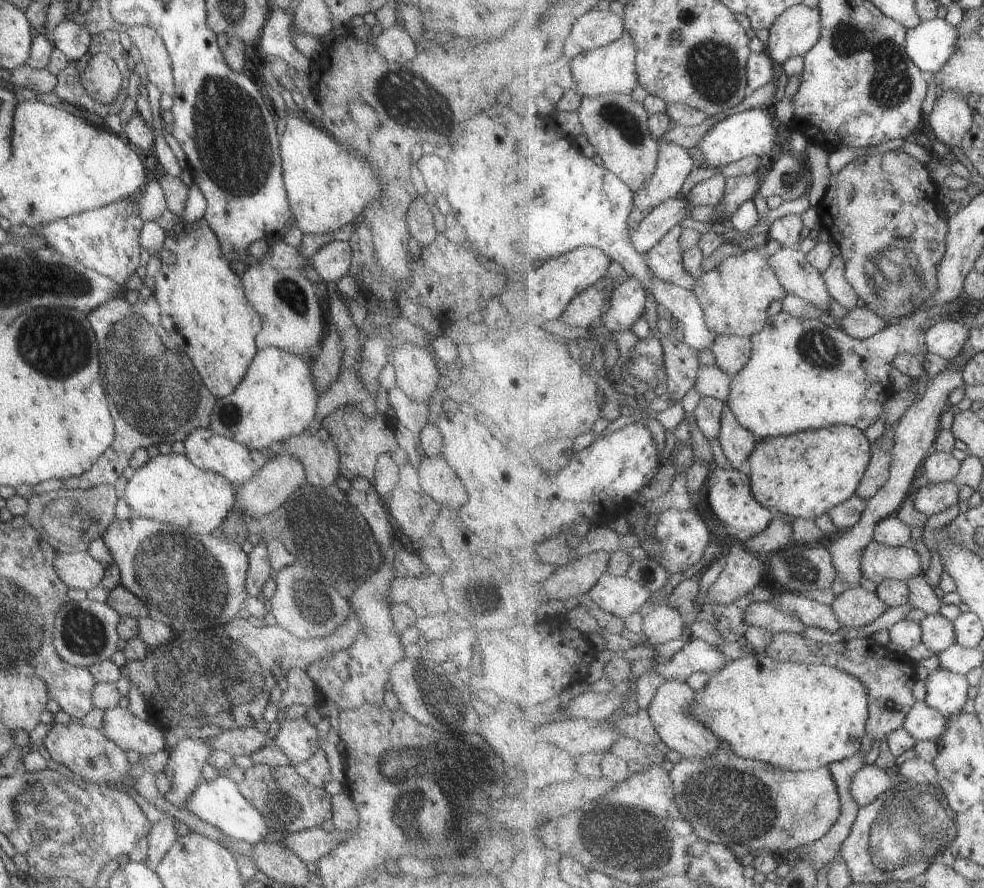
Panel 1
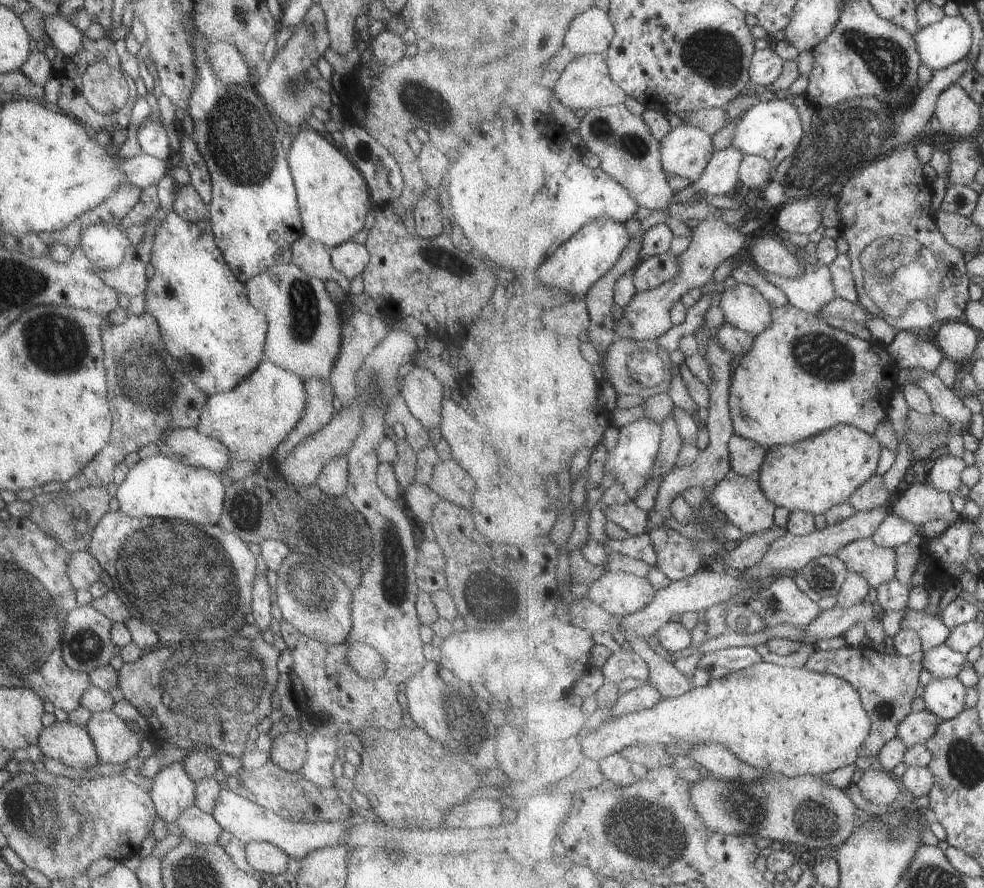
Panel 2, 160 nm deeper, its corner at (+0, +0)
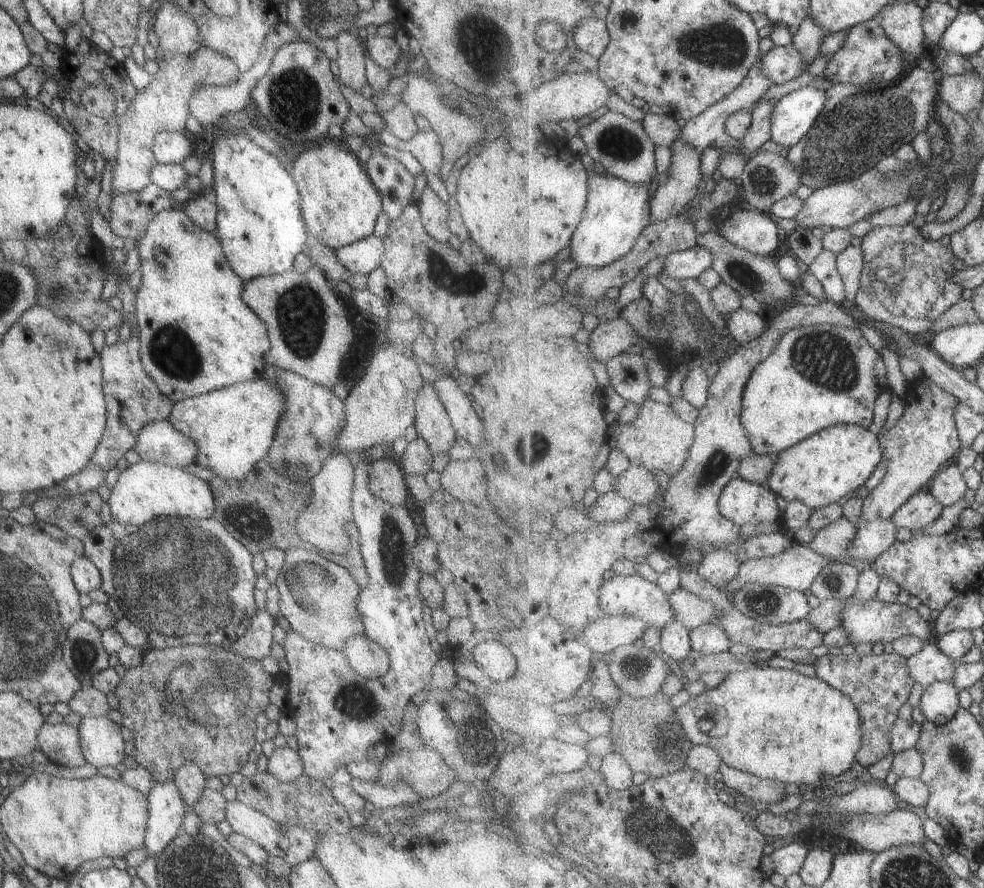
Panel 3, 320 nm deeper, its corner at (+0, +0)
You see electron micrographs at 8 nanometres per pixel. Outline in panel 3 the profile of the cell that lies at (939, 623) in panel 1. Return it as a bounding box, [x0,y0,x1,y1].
[841,598,931,645]

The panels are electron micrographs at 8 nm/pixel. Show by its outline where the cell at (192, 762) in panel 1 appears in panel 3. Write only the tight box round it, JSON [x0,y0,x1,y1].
[143,780,187,857]

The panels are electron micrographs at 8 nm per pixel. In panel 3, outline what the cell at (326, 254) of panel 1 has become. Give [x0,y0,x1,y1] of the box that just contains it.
[334,235,383,276]

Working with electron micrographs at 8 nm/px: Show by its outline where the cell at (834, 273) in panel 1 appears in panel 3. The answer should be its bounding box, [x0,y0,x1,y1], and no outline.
[837,245,866,302]

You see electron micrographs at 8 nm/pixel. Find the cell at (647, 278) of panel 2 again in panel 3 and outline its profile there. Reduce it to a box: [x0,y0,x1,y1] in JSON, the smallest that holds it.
[660,246,713,282]

